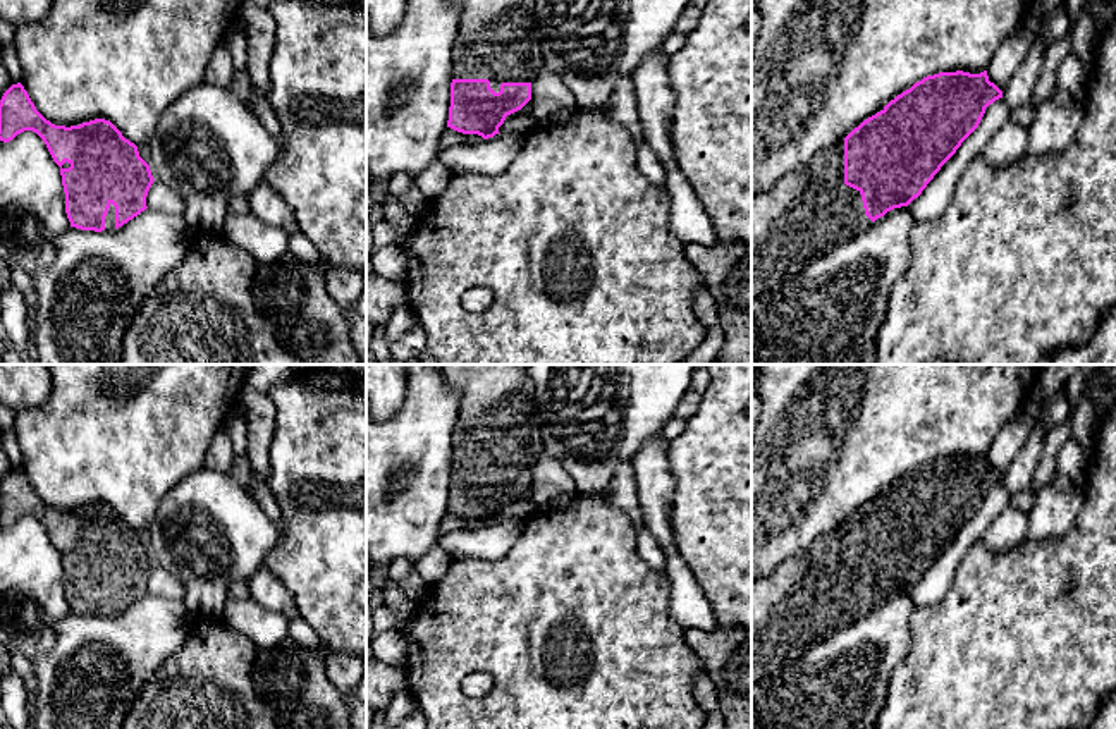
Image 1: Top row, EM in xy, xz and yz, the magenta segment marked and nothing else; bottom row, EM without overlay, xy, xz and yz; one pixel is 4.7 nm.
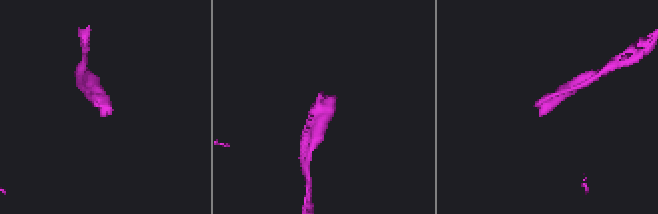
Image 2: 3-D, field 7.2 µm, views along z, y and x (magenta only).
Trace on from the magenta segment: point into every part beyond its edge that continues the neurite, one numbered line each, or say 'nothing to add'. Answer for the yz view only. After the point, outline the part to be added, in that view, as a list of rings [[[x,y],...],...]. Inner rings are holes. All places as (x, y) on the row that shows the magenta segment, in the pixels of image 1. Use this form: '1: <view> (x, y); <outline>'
1: yz (807, 212); [[[844,139],[751,198],[751,299],[870,227],[860,191],[844,184]]]

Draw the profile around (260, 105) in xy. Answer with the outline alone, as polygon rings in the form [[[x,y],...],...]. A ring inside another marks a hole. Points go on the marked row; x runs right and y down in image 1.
[[[251,89],[251,100],[249,100],[254,113],[258,115],[258,119],[261,120],[261,124],[267,127],[267,131],[272,134],[272,138],[275,139],[275,143],[282,144],[282,129],[279,124],[279,119],[275,115],[275,112],[272,110],[270,103],[267,98],[258,96],[254,89]]]

